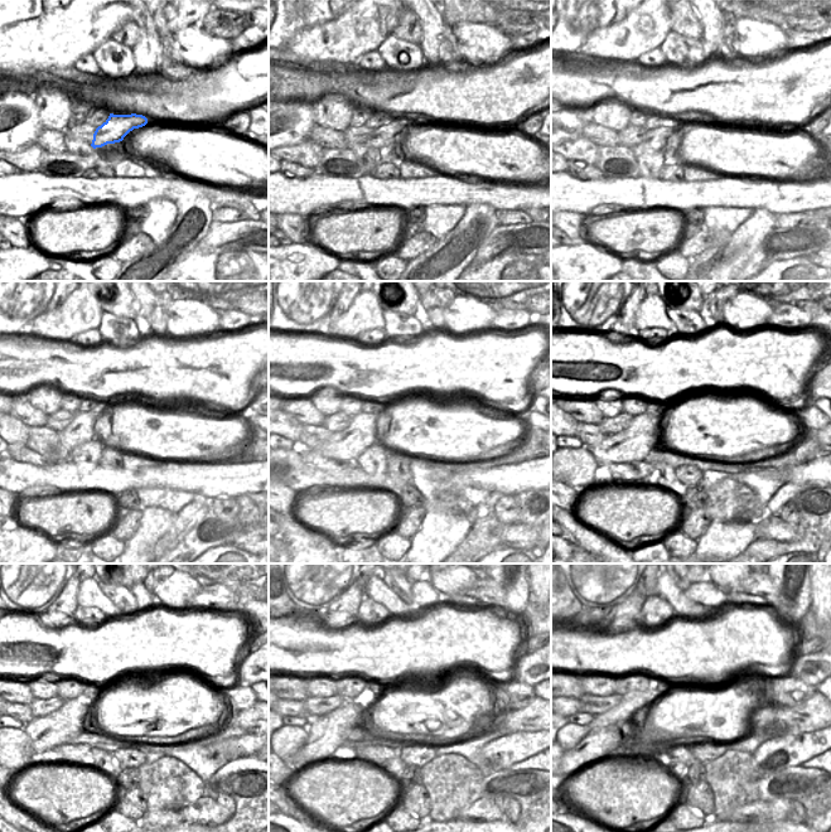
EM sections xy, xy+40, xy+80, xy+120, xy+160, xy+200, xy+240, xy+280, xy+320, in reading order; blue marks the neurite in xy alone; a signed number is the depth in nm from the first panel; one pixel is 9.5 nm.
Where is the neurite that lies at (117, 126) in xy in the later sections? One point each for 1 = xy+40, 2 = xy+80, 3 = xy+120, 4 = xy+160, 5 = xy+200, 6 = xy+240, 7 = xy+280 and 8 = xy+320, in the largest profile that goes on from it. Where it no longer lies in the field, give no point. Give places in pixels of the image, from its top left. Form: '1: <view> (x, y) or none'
1: xy+40 (387, 135)
2: xy+80 (660, 139)
3: xy+120 (83, 427)
4: xy+160 (347, 445)
5: xy+200 (633, 444)
6: xy+240 (48, 733)
7: xy+280 (328, 734)
8: xy+320 (598, 744)

